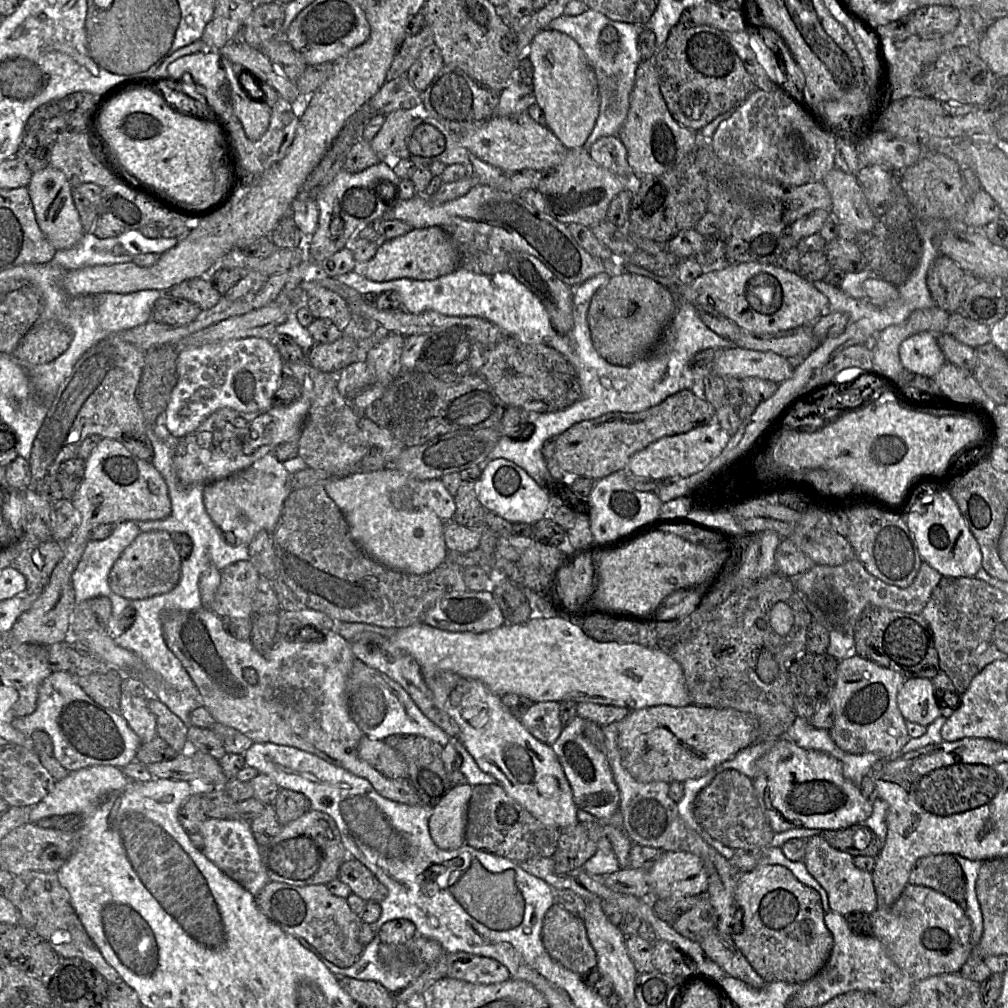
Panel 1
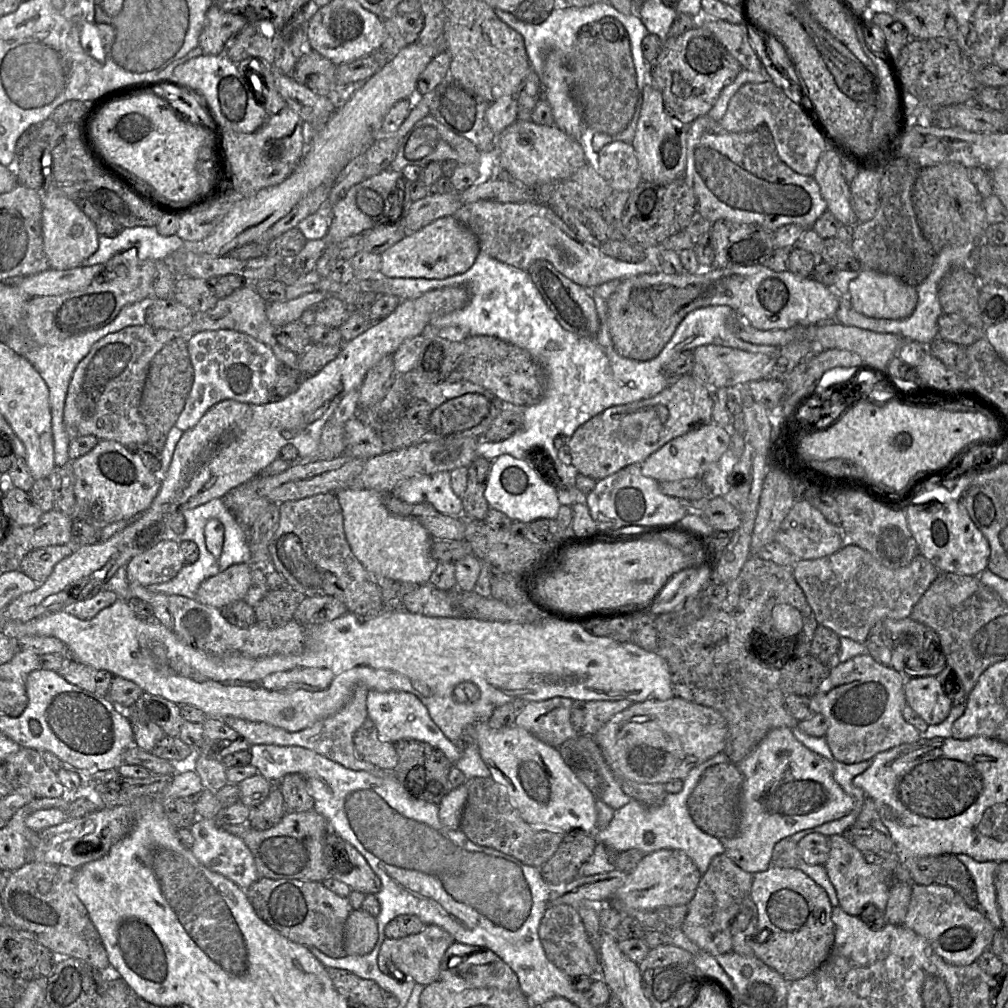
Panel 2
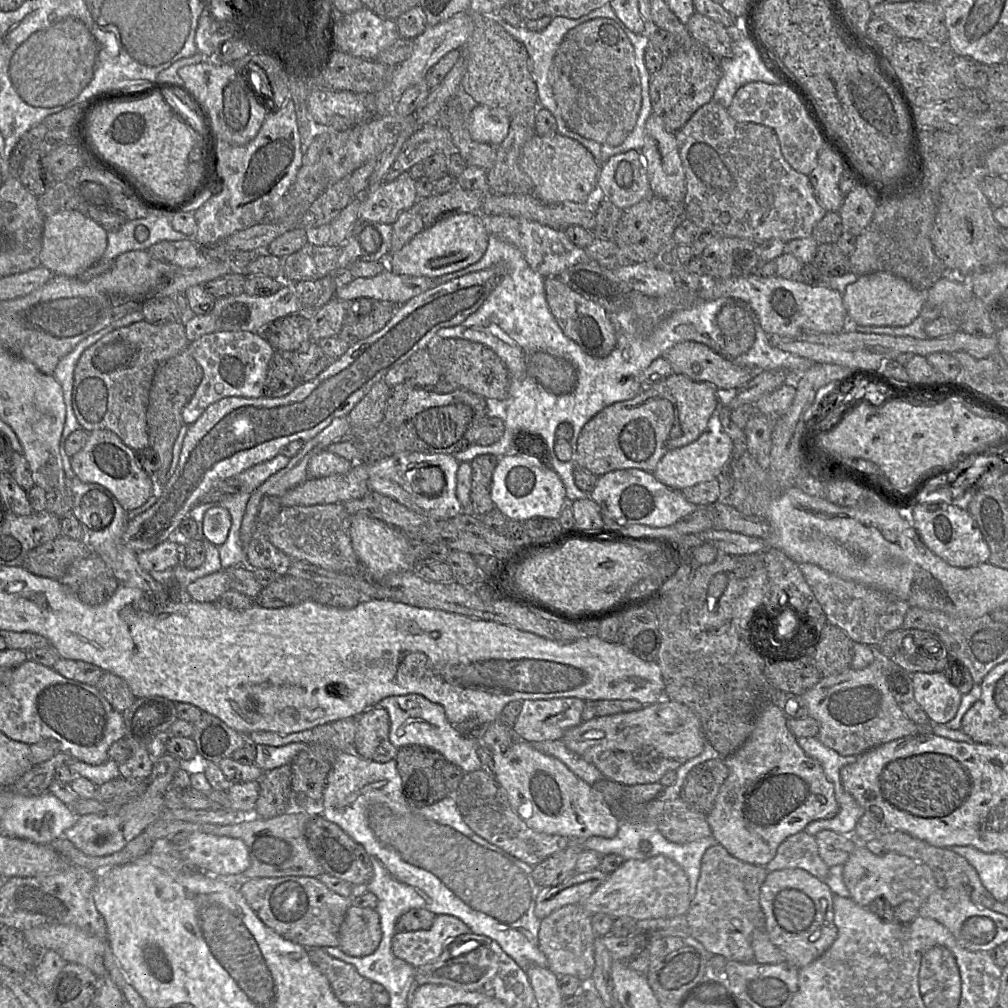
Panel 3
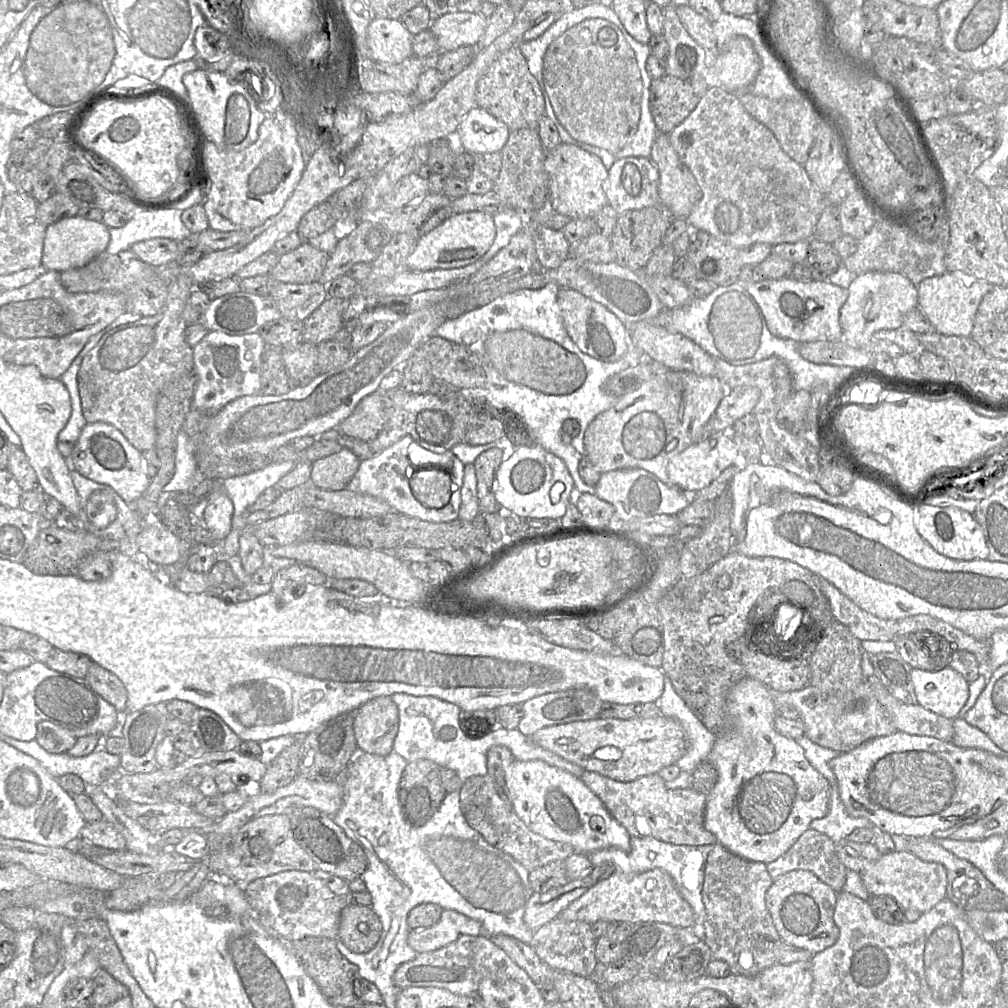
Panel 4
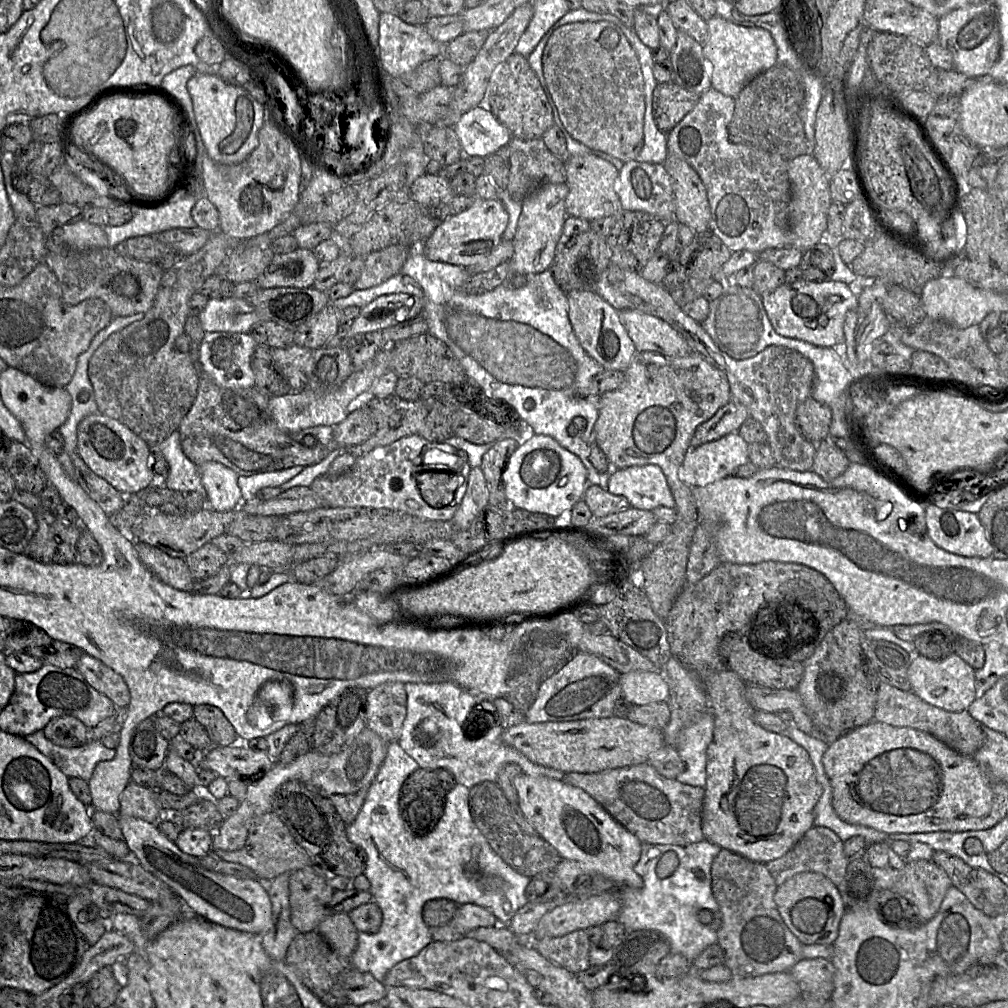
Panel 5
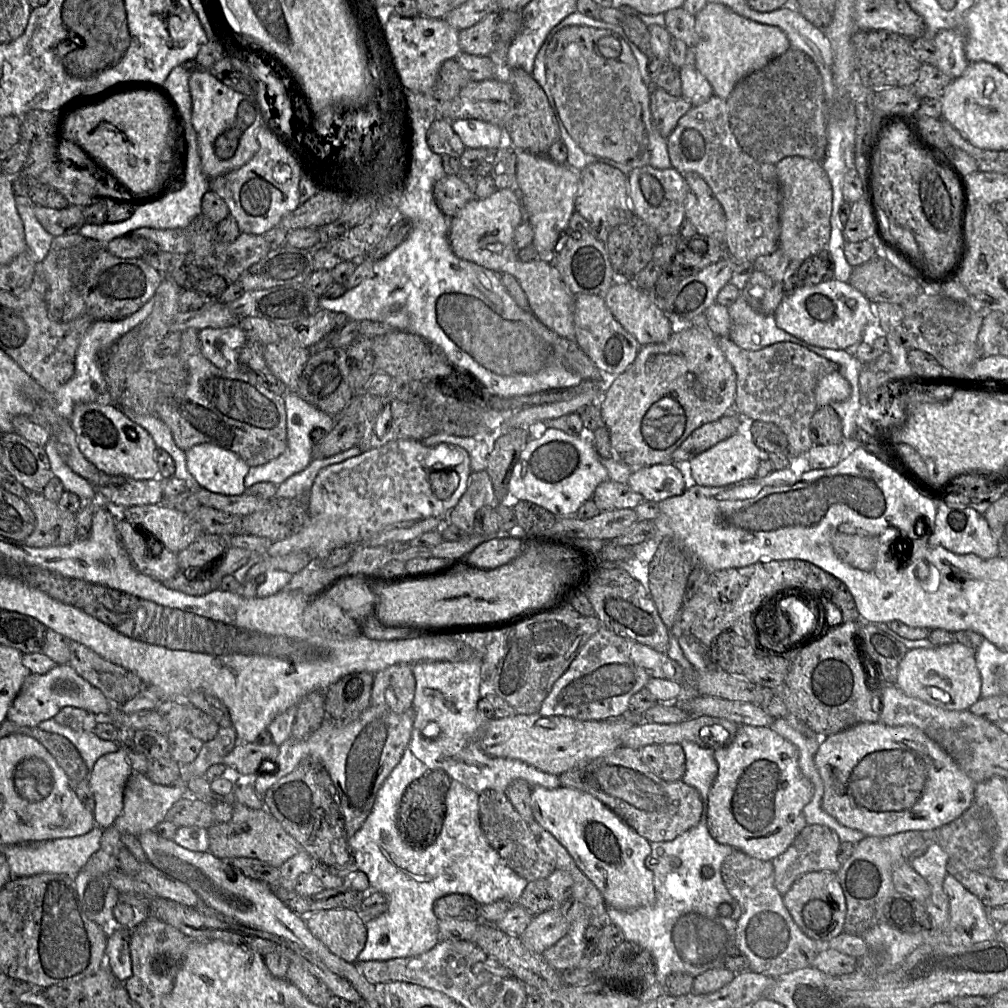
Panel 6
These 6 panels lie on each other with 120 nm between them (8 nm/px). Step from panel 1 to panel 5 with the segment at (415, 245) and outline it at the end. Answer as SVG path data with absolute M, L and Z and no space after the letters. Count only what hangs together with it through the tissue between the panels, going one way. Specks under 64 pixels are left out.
M498 198L478 199L462 212L441 220L432 234L423 242L423 254L431 261L462 267L472 267L484 261L502 241L509 215Z

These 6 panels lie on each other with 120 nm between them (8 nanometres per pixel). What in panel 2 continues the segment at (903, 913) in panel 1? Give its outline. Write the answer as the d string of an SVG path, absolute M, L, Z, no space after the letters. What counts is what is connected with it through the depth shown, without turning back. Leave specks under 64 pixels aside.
M937 884L912 886L910 904L902 925L924 937L931 945L933 951L944 961L958 966L966 966L976 962L983 952L990 949L997 931L984 913L969 907L964 899L952 888Z

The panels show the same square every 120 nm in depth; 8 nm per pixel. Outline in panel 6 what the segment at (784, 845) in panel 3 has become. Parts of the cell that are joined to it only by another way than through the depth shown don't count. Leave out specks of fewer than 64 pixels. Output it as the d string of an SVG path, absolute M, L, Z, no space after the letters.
M806 825L796 836L792 844L780 855L771 860L775 887L783 896L800 876L820 870L829 870L836 872L840 869L842 863L837 858L837 852L841 841L835 831L824 825Z

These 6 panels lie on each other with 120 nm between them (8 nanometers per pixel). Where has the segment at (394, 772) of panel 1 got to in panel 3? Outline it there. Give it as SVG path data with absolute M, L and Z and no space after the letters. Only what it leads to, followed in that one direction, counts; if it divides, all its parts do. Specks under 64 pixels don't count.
M376 705L358 716L353 751L362 758L385 763L396 758L397 748L389 739L388 712Z

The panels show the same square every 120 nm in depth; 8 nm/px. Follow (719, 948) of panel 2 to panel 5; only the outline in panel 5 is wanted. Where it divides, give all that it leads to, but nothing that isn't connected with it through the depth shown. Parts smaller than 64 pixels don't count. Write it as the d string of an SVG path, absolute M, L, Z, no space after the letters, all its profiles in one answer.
M724 848L712 862L711 890L722 916L717 944L724 950L723 965L730 969L733 978L789 971L804 959L803 944L789 930L777 909L774 901L777 887L765 863L750 861Z

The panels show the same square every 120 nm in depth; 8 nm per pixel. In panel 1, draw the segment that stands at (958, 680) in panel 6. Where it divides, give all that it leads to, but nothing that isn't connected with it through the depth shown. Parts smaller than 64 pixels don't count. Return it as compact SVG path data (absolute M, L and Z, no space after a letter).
M905 678L897 693L897 705L905 721L927 727L940 716L932 679Z

